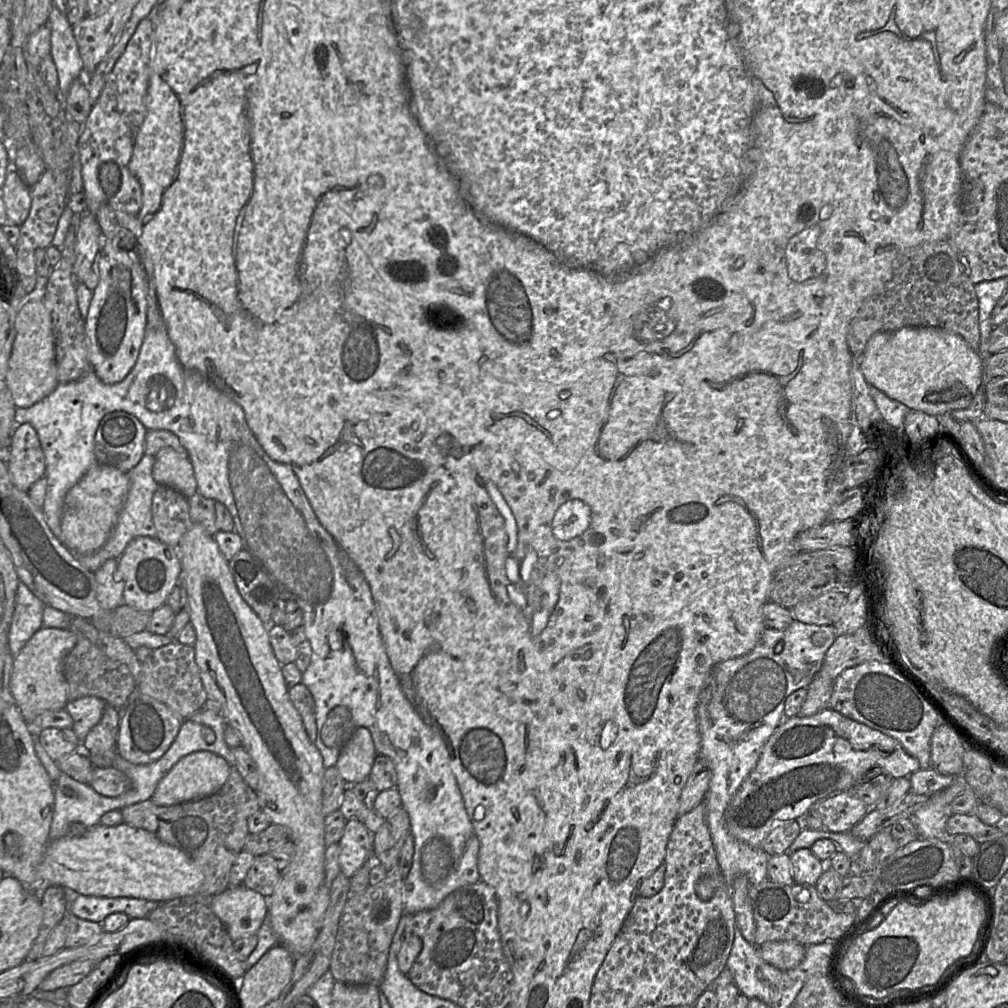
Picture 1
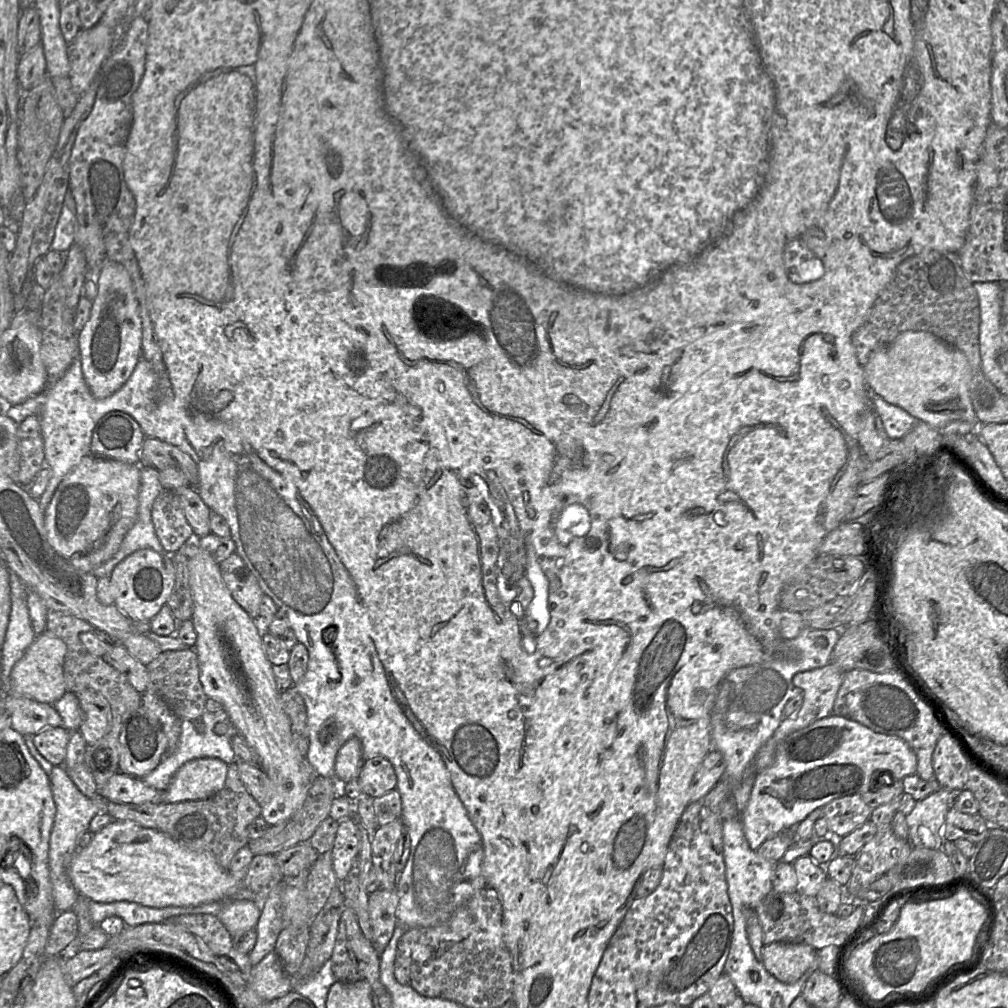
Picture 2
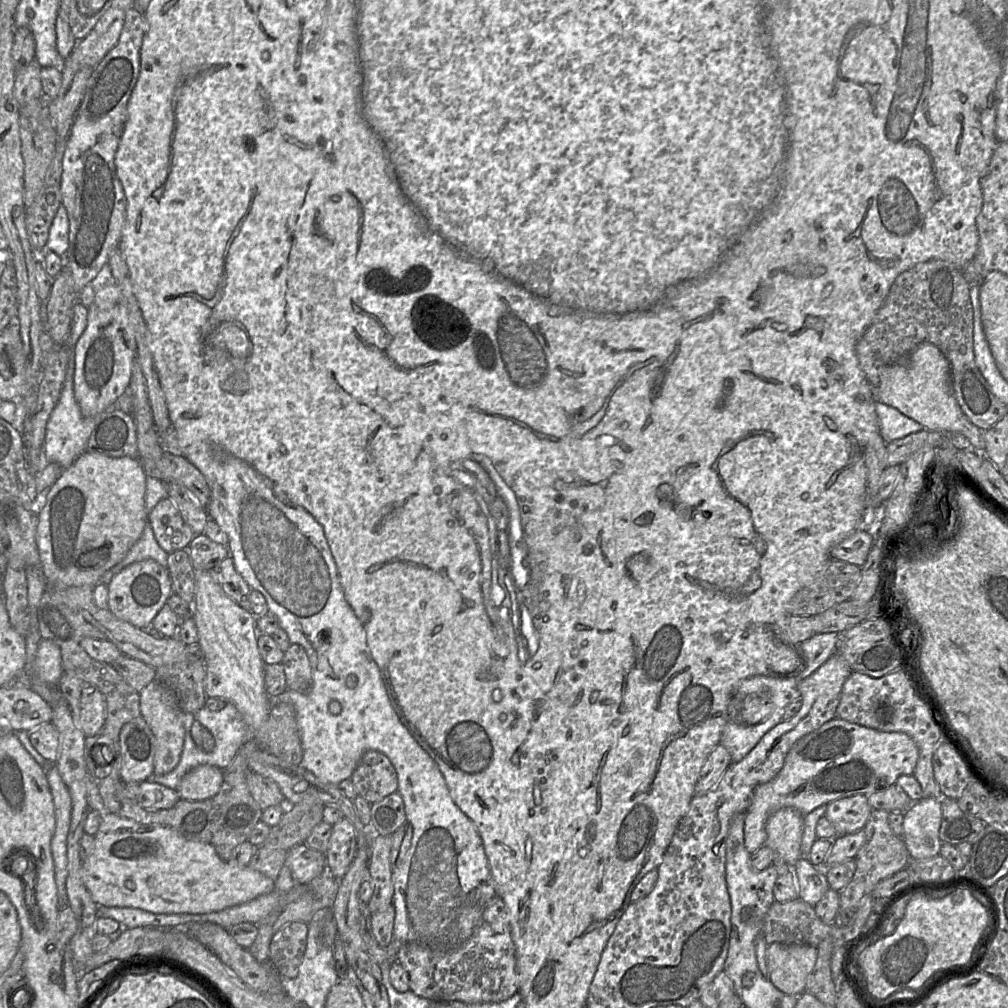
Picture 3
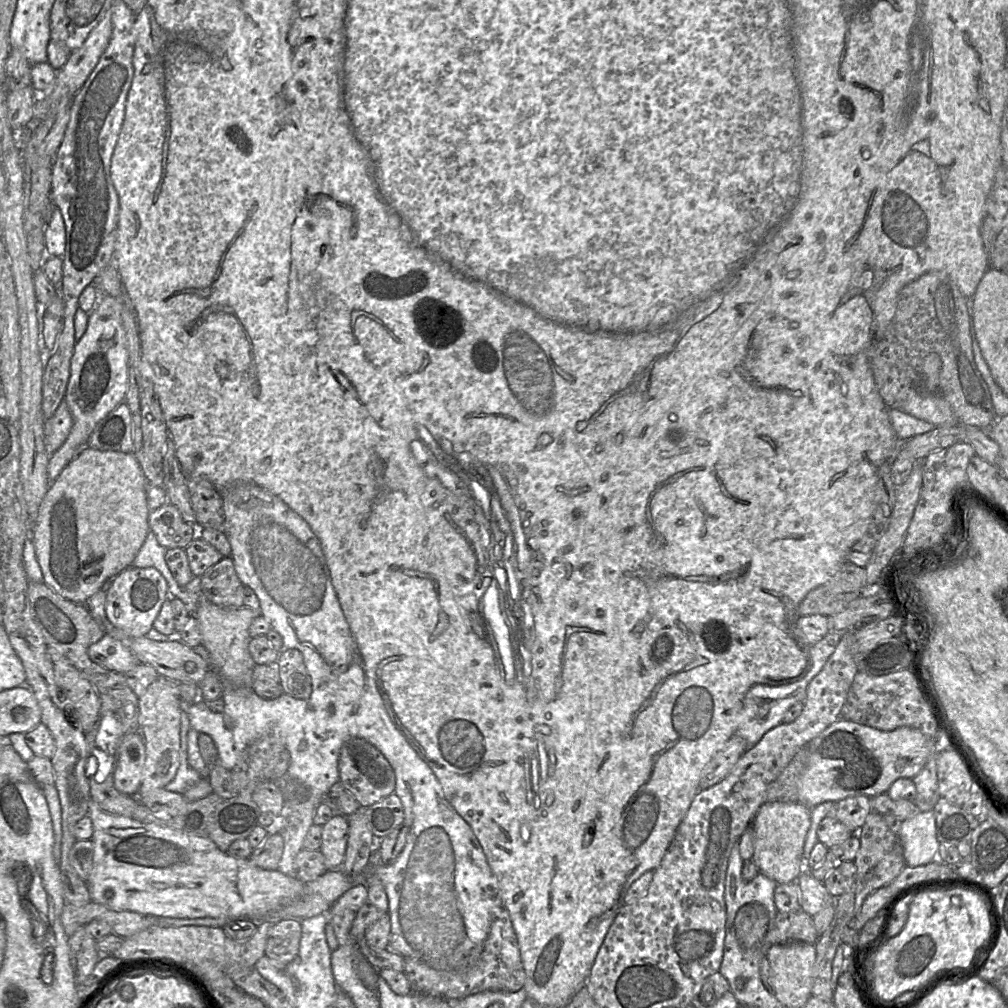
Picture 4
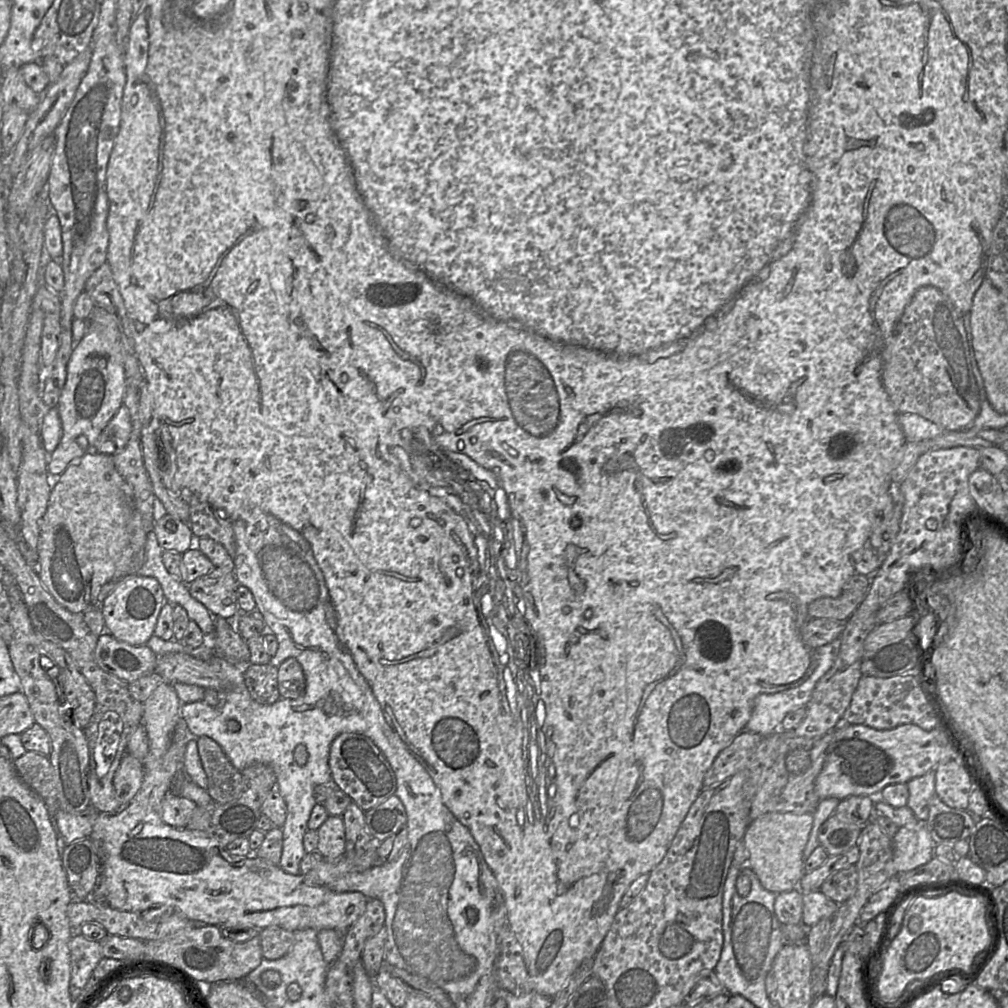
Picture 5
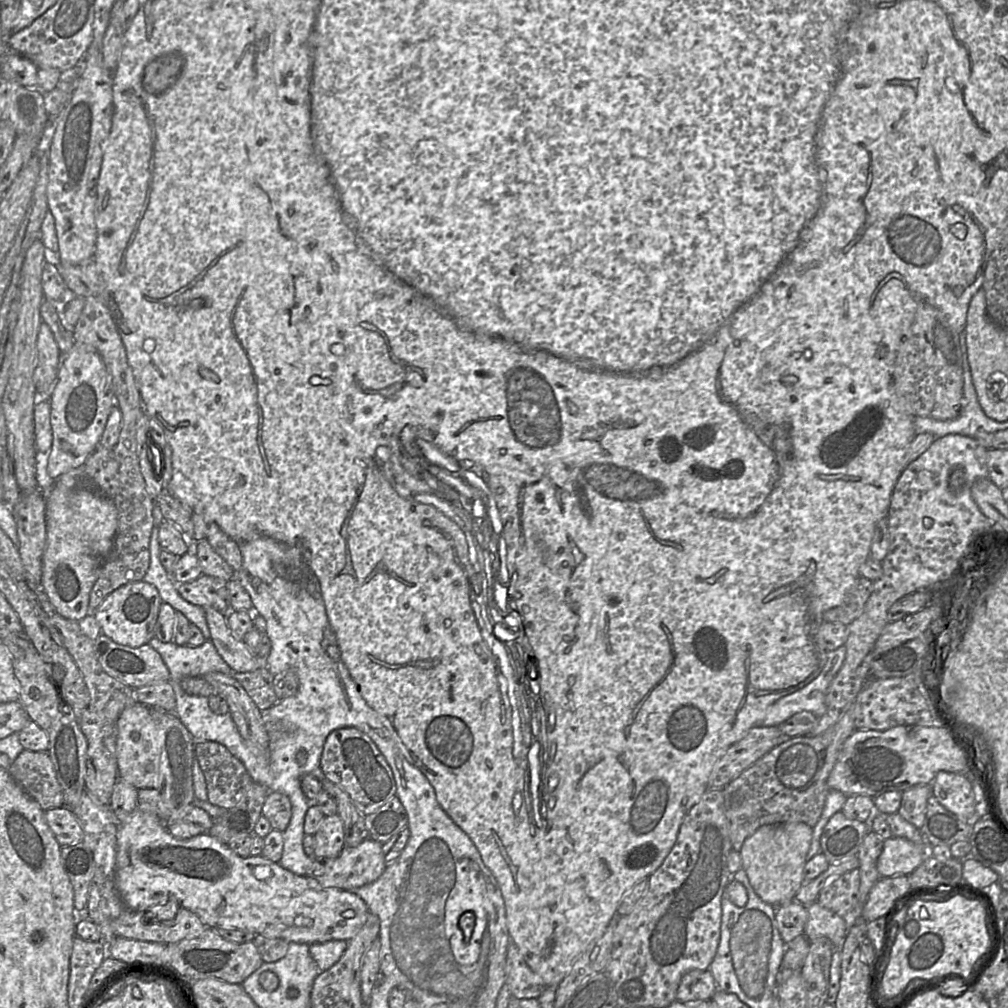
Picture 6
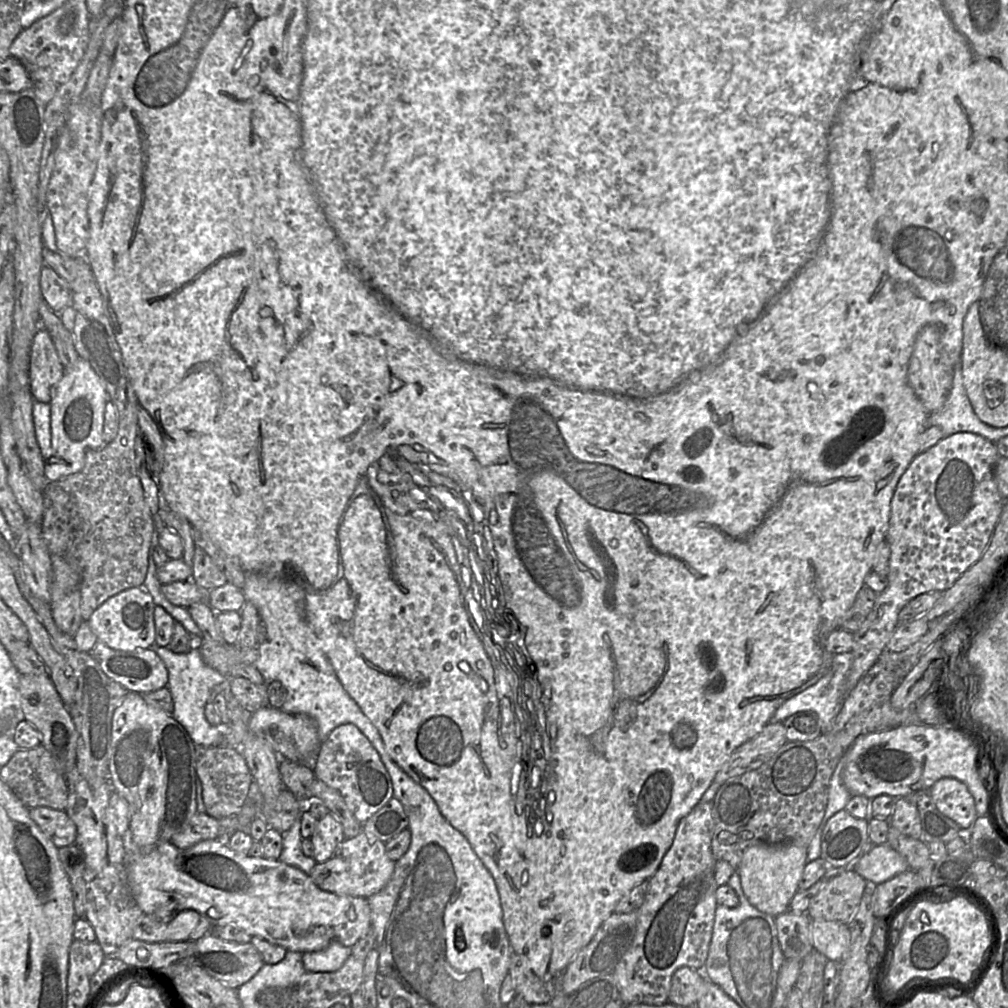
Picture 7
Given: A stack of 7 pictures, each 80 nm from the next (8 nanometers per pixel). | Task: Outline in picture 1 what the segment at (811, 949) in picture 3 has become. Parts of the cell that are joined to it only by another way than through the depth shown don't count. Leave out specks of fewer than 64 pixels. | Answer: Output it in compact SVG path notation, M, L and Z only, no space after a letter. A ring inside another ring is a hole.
M764 942L758 951L765 962L782 971L795 969L805 958L805 947L797 942Z

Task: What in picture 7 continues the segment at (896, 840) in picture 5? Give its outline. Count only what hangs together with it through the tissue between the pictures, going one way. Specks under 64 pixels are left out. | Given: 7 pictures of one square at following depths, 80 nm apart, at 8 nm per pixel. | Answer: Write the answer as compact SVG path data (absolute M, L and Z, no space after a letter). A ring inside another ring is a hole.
M887 842L863 853L852 868L869 884L883 883L910 869L907 861Z

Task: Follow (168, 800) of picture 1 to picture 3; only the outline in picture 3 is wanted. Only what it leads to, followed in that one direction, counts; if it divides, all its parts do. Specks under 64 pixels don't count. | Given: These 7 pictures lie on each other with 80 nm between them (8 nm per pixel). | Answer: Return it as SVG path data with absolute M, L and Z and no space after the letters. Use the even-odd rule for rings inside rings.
M200 765L181 780L177 792L180 799L202 801L214 797L224 780L224 770L212 765Z

